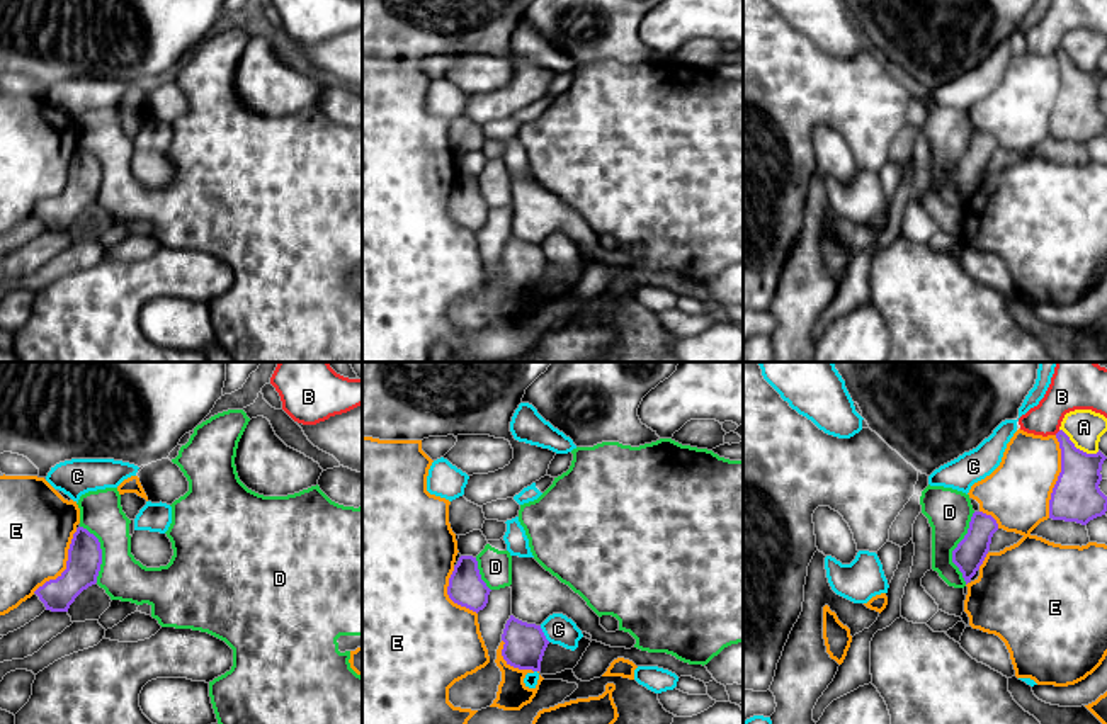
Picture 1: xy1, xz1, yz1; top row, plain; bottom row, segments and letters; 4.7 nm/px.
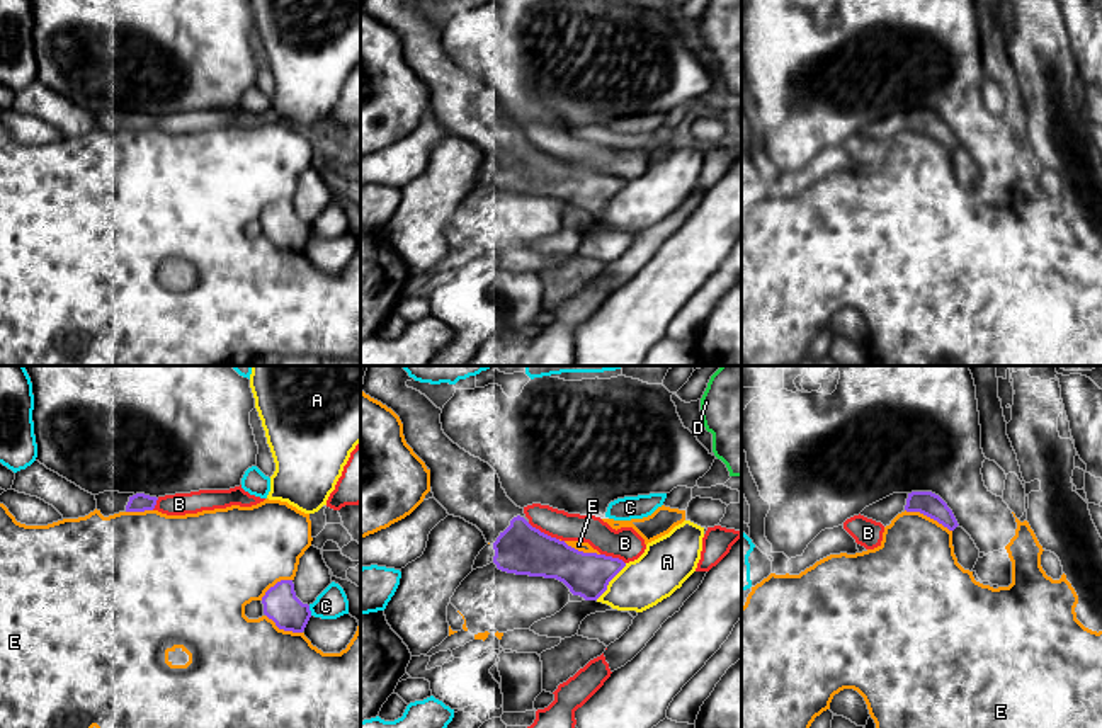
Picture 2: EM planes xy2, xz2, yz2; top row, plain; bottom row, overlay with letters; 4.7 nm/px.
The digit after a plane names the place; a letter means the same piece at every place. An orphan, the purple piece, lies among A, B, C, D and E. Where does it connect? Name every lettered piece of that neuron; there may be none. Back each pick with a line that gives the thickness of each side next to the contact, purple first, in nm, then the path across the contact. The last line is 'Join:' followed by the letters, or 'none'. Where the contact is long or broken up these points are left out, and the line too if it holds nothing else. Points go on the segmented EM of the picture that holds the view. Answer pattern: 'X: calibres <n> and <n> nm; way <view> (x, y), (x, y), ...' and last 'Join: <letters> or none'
Join: none

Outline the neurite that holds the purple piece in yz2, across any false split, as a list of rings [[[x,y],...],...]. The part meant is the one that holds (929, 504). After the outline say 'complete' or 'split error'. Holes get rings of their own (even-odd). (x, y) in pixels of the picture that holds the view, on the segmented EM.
[[[912,492],[912,493],[893,493],[869,507],[861,515],[881,522],[884,527],[901,512],[920,512],[949,531],[954,531],[959,524],[947,507],[947,503],[932,492]]] | split error

